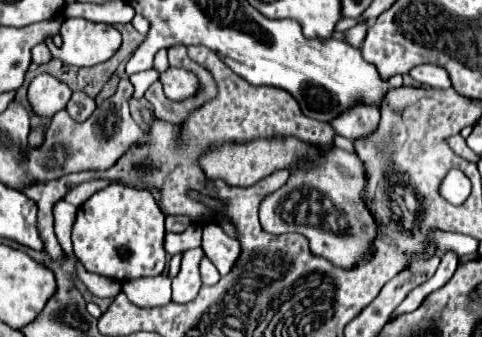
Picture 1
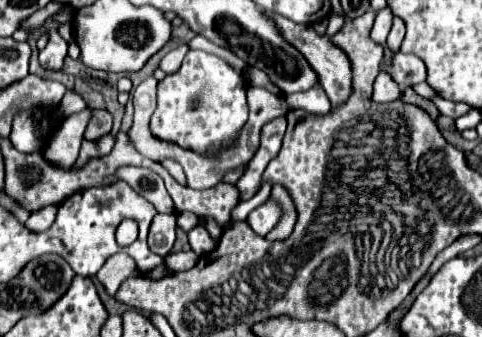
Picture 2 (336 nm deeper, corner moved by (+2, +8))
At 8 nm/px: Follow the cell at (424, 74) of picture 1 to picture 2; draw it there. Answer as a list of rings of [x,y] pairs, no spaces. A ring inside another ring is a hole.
[[[397,52],[395,58],[393,58],[391,76],[401,88],[407,88],[407,86],[425,82],[427,80],[427,68],[425,68],[421,58],[417,58],[413,54]]]

